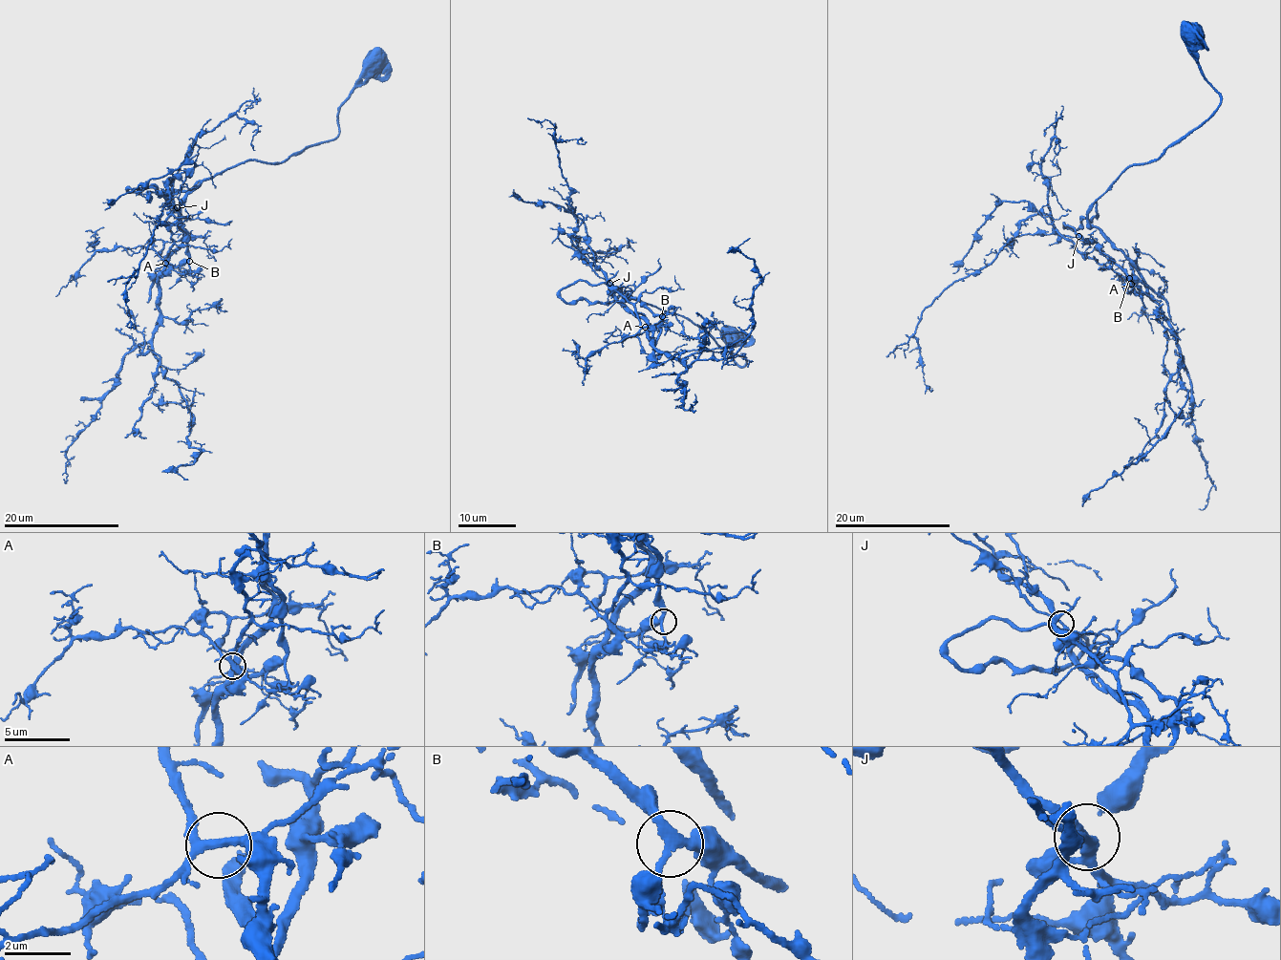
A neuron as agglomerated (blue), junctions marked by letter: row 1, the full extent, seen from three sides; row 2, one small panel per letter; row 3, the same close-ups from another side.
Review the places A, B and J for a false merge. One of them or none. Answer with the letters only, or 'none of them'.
none of them

